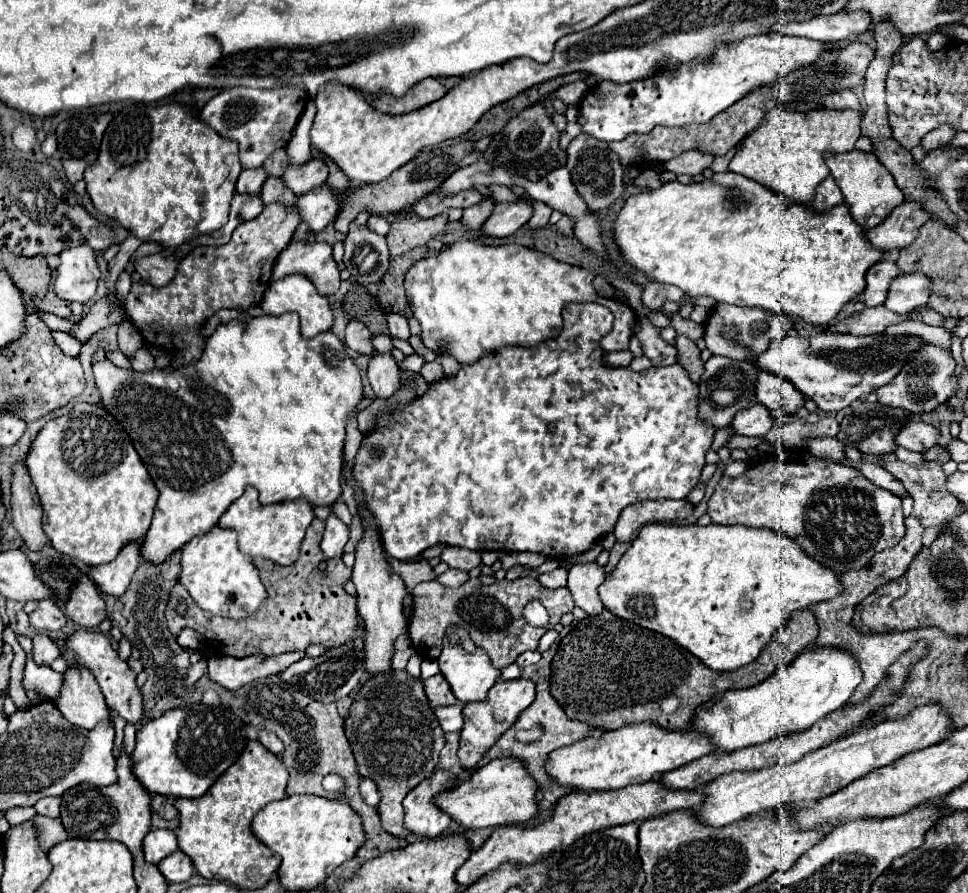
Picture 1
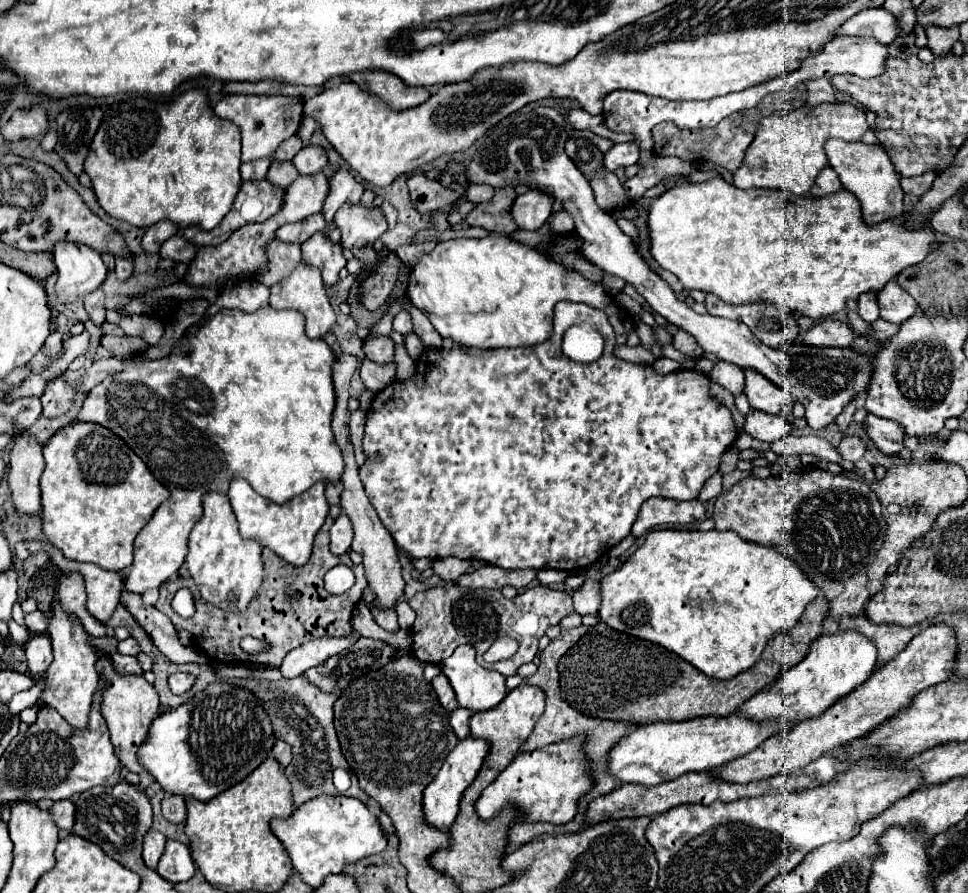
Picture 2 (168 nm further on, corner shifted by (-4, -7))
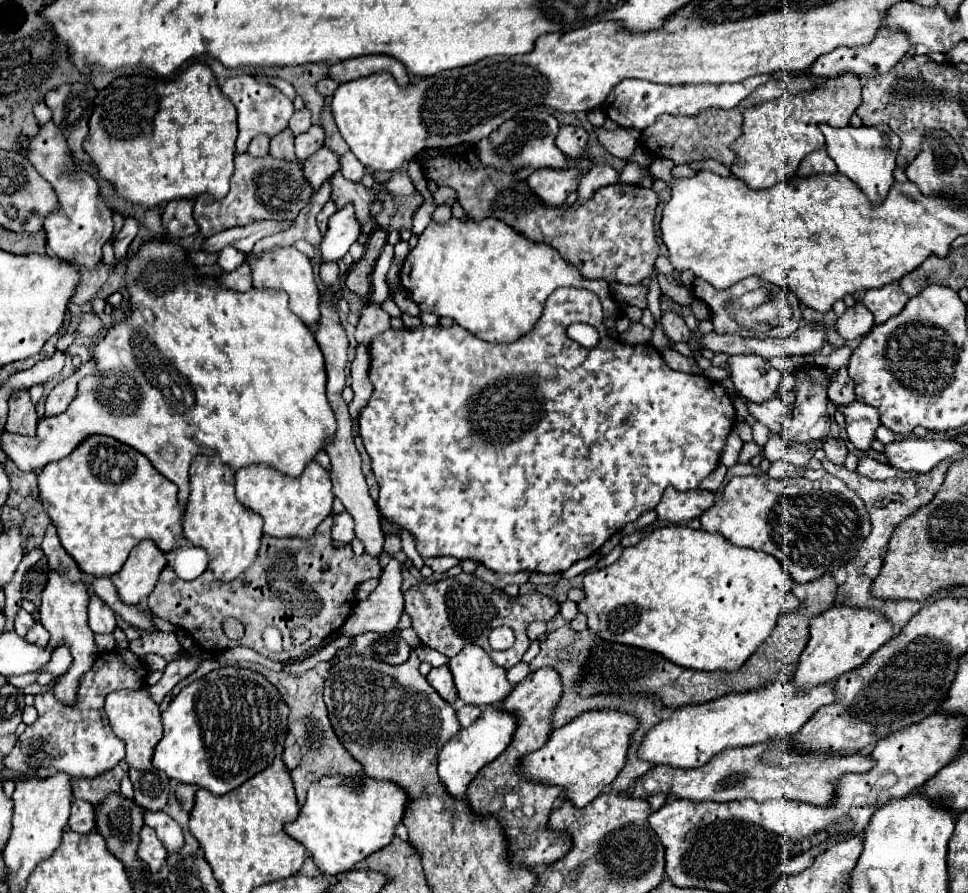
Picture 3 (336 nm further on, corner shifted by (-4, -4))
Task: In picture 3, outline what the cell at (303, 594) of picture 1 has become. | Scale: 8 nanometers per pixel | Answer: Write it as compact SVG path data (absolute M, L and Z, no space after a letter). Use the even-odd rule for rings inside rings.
M333 516L325 518L321 522L321 526L317 528L317 532L313 534L313 540L273 540L273 536L265 536L261 538L261 548L257 552L257 560L253 562L253 568L247 568L237 580L229 582L229 584L221 584L213 572L205 570L197 580L185 582L181 578L177 578L177 574L173 572L171 566L167 566L157 582L157 588L149 594L147 598L147 606L161 618L169 620L173 626L185 630L201 648L205 648L207 652L213 650L227 650L233 646L249 646L257 652L261 652L263 656L269 654L271 660L281 660L281 662L289 662L289 660L297 660L301 656L305 656L305 652L317 648L321 644L321 640L325 640L329 634L337 632L345 620L351 614L351 608L355 604L355 588L369 578L379 578L381 574L381 564L377 558L369 556L369 554L361 554L355 556L351 546L341 546L341 548L333 548L331 546L331 524L333 524ZM323 566L329 566L327 570L323 570ZM233 616L239 618L241 624L245 626L245 636L241 640L229 640L223 630L221 630L221 622L223 618ZM265 626L277 626L283 634L283 652L279 654L271 654L265 644L263 644L263 630ZM295 626L305 626L311 632L311 638L303 644L303 646L293 646L289 632Z

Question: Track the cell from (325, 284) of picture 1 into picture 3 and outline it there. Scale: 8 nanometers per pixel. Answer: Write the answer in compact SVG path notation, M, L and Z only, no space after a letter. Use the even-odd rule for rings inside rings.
M347 204L347 208L339 208L329 218L329 230L321 240L321 252L325 262L335 262L337 258L345 256L351 244L359 238L361 226L355 218L355 208Z

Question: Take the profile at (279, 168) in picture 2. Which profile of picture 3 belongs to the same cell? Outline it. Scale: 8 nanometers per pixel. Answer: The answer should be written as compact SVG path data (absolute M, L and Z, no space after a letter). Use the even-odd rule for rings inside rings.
M285 128L285 132L281 132L279 136L271 138L271 150L269 154L275 158L285 158L285 160L293 160L295 152L293 152L293 132L289 132L289 128Z

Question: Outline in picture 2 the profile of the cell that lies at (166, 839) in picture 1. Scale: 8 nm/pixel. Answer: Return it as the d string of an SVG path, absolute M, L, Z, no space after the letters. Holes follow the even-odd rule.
M149 831L145 835L145 841L143 841L143 859L145 859L145 865L149 869L155 869L163 851L165 851L165 843L167 843L167 837L159 831Z

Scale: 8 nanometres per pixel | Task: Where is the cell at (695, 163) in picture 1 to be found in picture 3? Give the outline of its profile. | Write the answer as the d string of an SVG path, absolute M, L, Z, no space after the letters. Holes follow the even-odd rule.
M595 128L599 144L611 152L617 158L629 160L633 150L639 144L639 132L637 130L627 130L627 128L617 128L617 130L605 130L605 128Z

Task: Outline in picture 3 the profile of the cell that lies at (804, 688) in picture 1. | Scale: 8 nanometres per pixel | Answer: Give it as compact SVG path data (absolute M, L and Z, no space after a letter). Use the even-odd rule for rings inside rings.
M833 604L819 616L811 620L811 638L801 654L797 672L793 682L799 688L809 688L817 684L827 684L837 680L841 674L861 666L879 646L883 646L887 640L895 636L893 622L883 616L881 612L869 610L869 608L857 608L857 606L845 606L845 604Z

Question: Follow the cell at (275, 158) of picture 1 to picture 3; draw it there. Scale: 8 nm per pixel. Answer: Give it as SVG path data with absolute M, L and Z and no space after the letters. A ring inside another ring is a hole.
M301 108L301 110L295 110L293 112L293 118L289 120L289 128L293 130L293 134L303 134L307 132L311 126L311 112L309 108Z

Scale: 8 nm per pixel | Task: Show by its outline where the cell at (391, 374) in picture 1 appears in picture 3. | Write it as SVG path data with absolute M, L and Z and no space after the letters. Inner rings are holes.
M369 302L369 304L361 310L355 338L357 338L357 342L369 344L375 334L385 332L387 328L389 328L389 314L387 314L379 304Z

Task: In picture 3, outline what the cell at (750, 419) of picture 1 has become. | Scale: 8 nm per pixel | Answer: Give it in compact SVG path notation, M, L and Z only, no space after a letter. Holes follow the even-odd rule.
M773 396L773 400L765 400L761 404L753 404L747 402L747 410L749 414L759 420L761 424L765 424L771 432L781 432L787 422L791 420L791 410L787 406L783 406L783 400L779 396Z

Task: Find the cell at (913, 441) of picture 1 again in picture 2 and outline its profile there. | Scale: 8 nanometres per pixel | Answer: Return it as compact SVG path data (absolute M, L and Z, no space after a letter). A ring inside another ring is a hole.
M869 415L865 419L865 427L877 449L881 449L887 455L899 455L905 449L905 431L901 431L899 423L881 419L877 415Z

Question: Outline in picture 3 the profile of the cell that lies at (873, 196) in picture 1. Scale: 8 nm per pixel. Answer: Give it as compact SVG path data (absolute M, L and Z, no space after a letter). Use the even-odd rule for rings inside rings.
M819 124L819 130L825 136L825 150L835 160L837 170L847 178L851 178L873 204L881 204L893 184L893 168L899 150L899 136L883 124L859 128L853 126L831 128L827 124Z

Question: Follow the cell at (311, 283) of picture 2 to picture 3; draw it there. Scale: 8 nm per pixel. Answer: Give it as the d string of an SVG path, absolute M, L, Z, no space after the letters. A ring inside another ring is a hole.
M277 246L261 252L259 256L249 256L249 266L251 266L255 288L283 290L289 294L289 308L305 324L315 324L319 320L319 288L315 284L311 262L303 252L299 252L295 246L285 246L285 248Z

